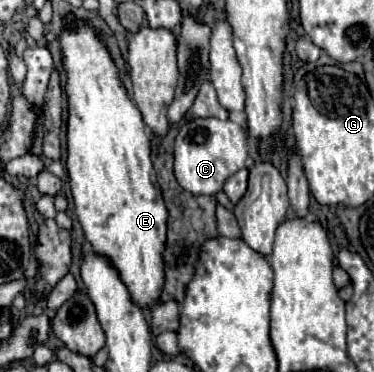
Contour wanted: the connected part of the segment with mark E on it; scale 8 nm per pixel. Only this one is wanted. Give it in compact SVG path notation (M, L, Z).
M77 21L77 27L65 25L65 29L61 33L61 49L63 49L63 65L65 65L65 71L67 71L67 89L65 91L67 91L67 97L69 97L69 121L67 121L67 151L69 151L69 157L67 157L67 171L69 171L69 187L71 187L71 193L73 193L77 219L79 219L79 223L83 227L83 233L85 233L85 239L91 243L93 251L97 255L107 257L113 263L113 267L117 269L119 279L125 283L133 303L137 307L141 307L141 309L145 309L145 307L151 309L157 303L157 295L161 293L161 283L165 283L165 269L161 267L161 251L165 249L165 235L167 235L167 207L163 203L161 189L157 187L157 177L155 177L153 163L151 163L151 141L149 141L149 135L145 131L141 111L129 99L127 91L119 85L119 69L111 61L109 51L101 43L101 39L97 37L93 27L85 25L83 21Z

